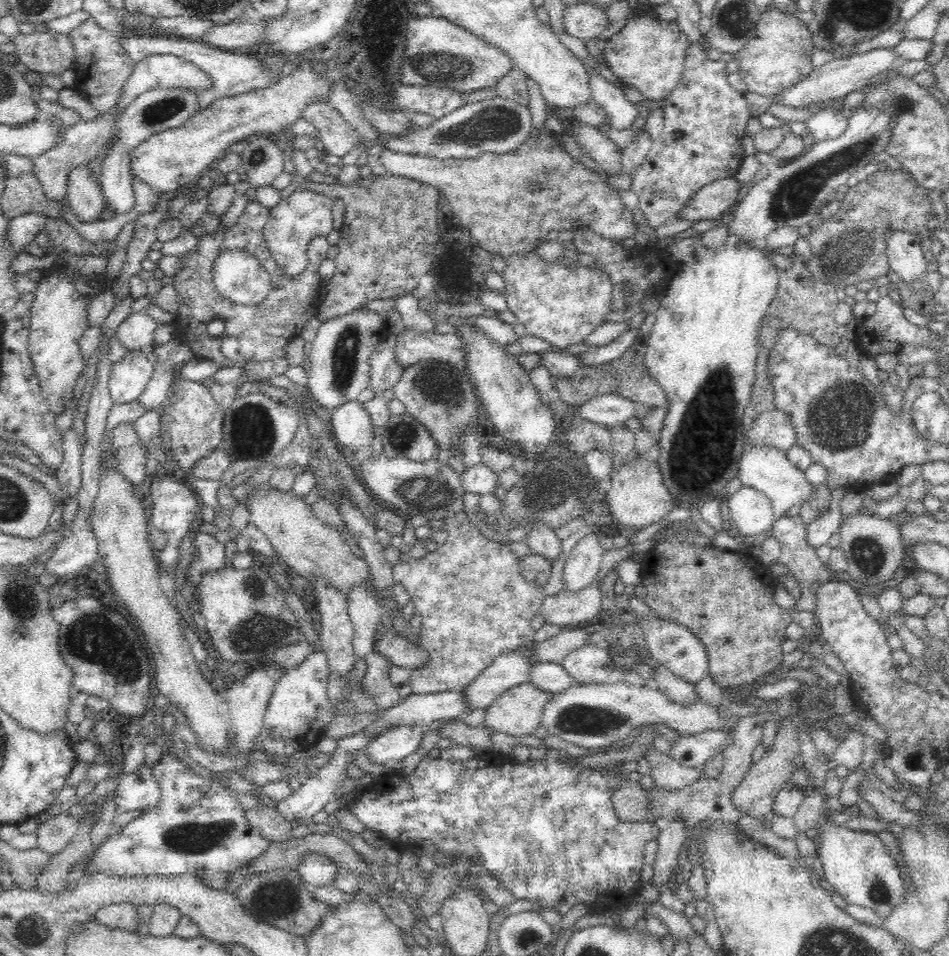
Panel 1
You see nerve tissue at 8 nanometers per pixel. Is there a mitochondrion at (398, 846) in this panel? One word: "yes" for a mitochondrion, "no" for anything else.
no

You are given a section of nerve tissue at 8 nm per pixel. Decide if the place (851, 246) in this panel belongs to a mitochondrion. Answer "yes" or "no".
yes

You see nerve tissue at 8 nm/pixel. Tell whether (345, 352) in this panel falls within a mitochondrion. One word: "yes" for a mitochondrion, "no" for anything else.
yes

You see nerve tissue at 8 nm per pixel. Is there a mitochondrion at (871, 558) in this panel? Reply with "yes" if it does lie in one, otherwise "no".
yes

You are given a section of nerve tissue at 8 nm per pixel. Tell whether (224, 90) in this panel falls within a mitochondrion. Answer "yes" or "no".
no

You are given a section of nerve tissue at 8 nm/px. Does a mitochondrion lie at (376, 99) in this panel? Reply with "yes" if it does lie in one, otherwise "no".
no

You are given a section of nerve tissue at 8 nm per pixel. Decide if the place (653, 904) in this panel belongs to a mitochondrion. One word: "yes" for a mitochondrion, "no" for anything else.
no

